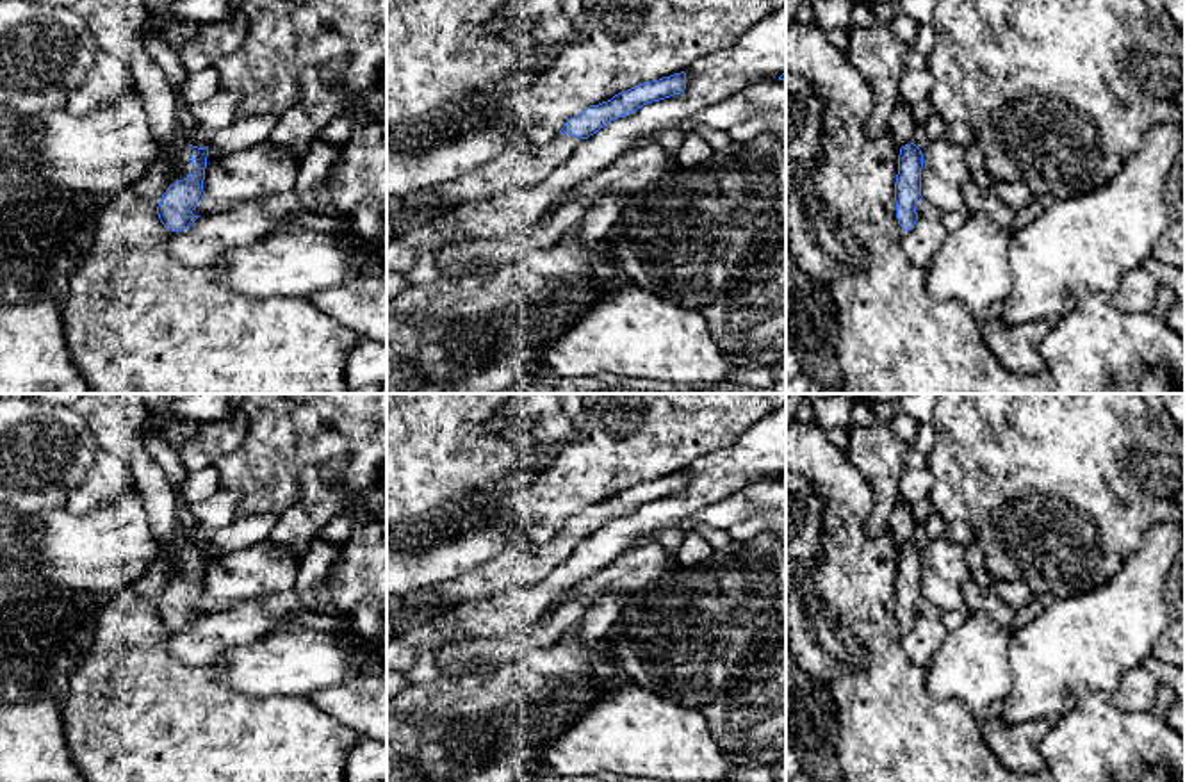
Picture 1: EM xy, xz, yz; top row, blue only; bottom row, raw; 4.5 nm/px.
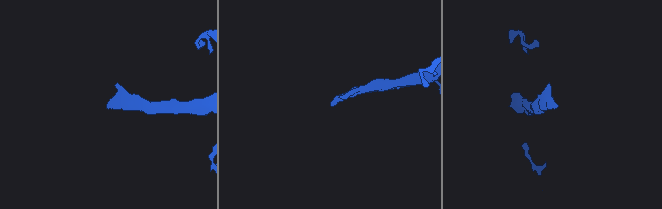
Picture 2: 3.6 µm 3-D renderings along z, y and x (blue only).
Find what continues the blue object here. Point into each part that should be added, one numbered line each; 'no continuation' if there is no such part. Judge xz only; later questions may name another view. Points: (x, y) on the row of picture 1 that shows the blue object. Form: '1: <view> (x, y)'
1: xz (521, 164)

